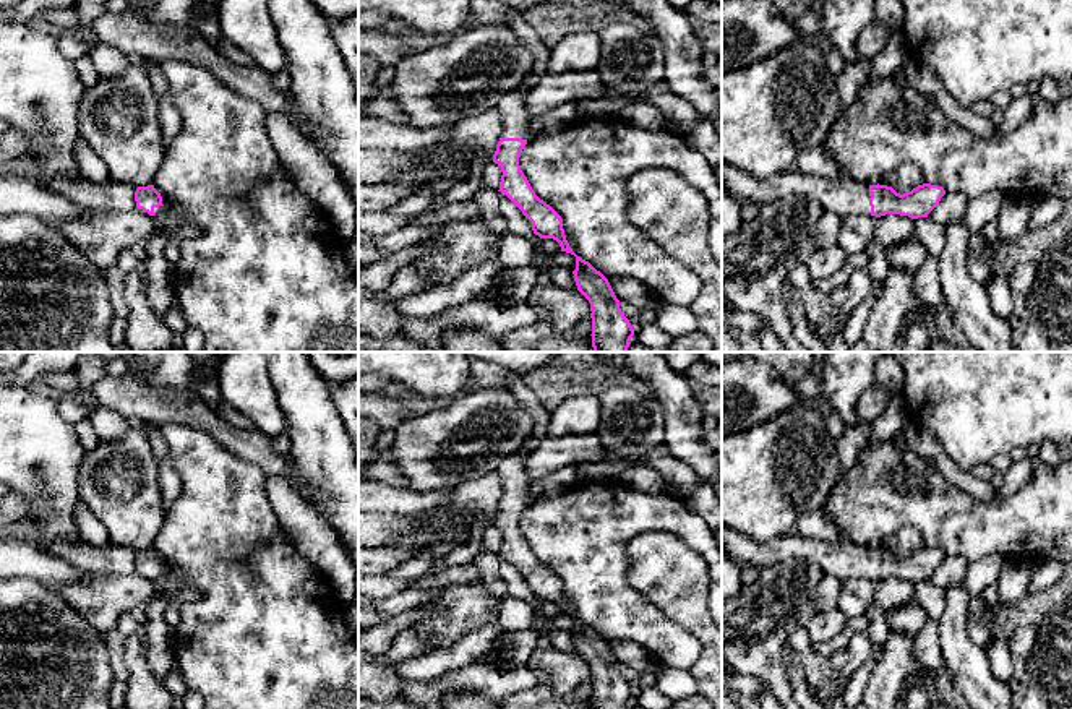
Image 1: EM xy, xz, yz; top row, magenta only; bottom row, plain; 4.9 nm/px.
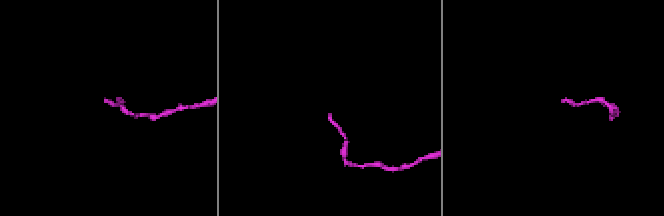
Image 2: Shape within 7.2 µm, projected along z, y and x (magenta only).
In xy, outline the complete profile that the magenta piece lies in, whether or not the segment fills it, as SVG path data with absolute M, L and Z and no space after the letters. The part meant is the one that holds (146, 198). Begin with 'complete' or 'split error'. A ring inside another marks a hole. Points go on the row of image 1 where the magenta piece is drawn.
split error | M154 185L138 187L135 191L136 208L148 213L149 216L157 216L169 209L167 203Z

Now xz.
split error | M524 78L516 89L498 96L496 109L503 120L501 138L493 154L493 162L503 172L498 191L504 193L522 211L525 219L532 222L535 235L556 240L561 251L576 256L572 274L577 290L590 303L594 352L628 352L634 329L621 312L620 300L608 279L572 251L564 235L561 216L535 195L521 170L521 151L532 140L529 130L532 115L527 110L530 89L527 78Z

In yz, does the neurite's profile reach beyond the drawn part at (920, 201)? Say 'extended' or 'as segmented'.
extended

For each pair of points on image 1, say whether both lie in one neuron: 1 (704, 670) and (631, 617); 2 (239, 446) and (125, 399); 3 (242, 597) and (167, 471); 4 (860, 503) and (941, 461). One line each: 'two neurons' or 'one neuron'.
1: two neurons
2: one neuron
3: two neurons
4: two neurons

